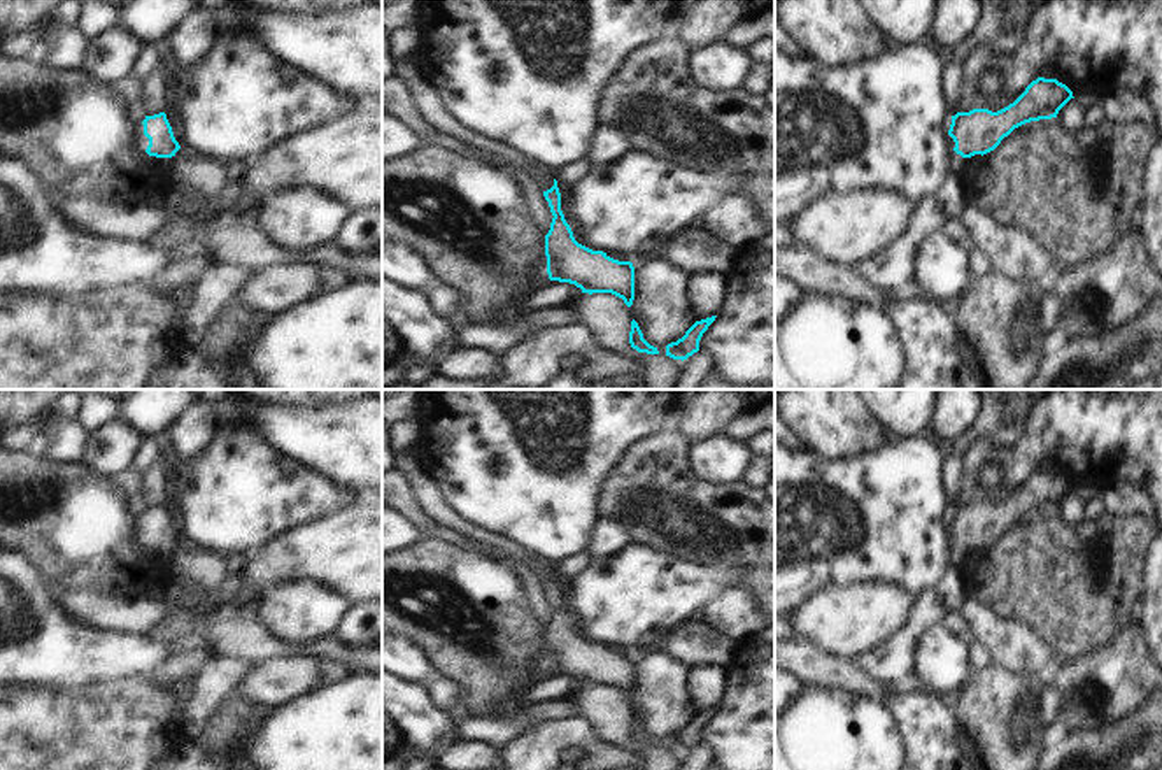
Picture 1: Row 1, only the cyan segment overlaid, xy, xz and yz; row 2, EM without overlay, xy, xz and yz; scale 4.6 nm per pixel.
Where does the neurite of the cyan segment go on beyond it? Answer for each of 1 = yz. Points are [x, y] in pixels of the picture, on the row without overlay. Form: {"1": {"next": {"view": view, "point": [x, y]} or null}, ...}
{"1": {"next": null}}

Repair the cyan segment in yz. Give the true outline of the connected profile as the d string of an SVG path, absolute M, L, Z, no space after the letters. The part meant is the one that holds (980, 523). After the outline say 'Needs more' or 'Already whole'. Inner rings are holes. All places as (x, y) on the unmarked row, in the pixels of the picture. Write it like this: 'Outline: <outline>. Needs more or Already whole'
Outline: M1038 470L1032 474L1025 484L1008 500L992 505L988 502L973 502L969 505L957 505L952 509L952 517L948 528L953 531L953 544L962 551L971 551L974 547L987 547L994 544L1004 530L1008 530L1015 521L1039 512L1057 510L1059 503L1071 493L1073 484L1059 475L1057 472Z. Already whole

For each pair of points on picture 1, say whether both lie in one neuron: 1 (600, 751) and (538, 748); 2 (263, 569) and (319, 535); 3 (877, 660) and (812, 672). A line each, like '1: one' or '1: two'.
1: one
2: one
3: two

